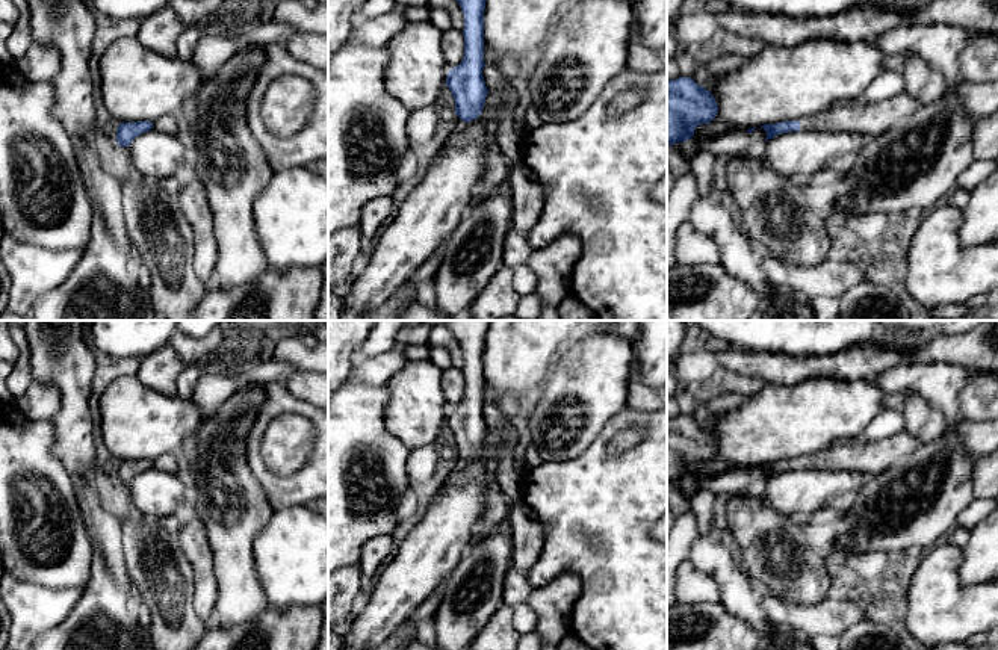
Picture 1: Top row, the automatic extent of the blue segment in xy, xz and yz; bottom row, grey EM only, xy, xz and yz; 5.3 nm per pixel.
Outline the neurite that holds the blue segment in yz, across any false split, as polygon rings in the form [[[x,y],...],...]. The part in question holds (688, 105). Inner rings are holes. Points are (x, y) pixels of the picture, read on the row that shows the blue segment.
[[[690,77],[667,80],[667,145],[685,142],[700,124],[709,124],[718,113],[715,98]]]

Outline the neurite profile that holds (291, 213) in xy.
[[[293,166],[274,172],[254,201],[256,231],[271,268],[322,268],[328,260],[328,180]]]

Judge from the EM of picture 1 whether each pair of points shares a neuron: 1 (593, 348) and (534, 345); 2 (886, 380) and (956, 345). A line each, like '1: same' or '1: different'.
1: different
2: different

